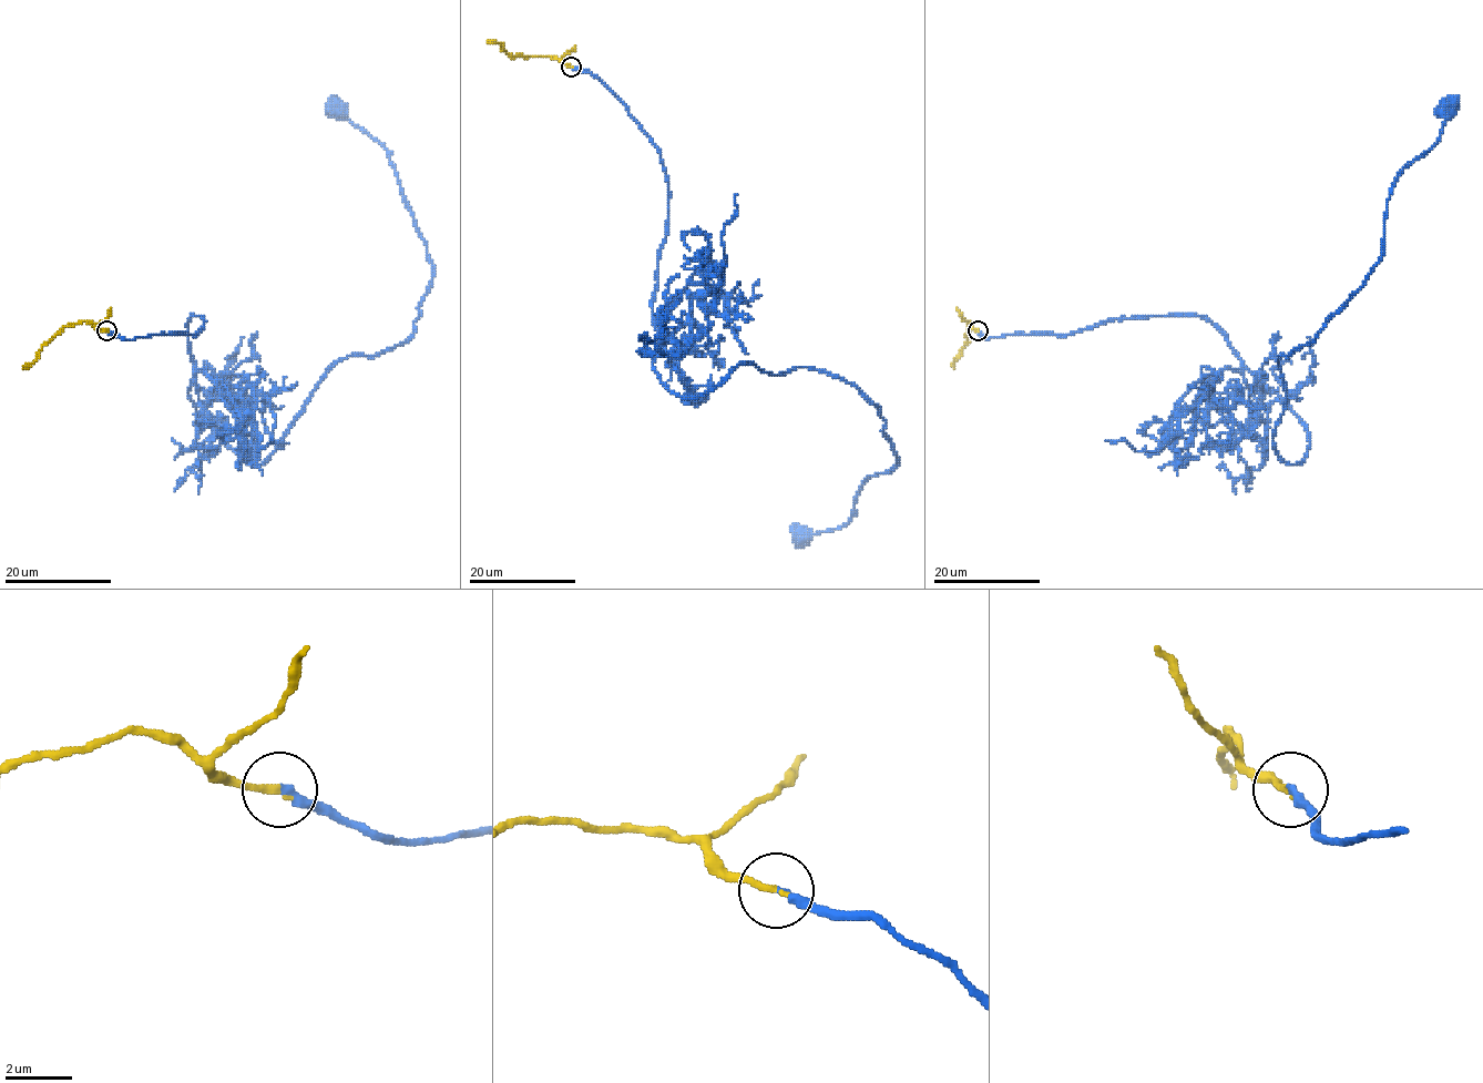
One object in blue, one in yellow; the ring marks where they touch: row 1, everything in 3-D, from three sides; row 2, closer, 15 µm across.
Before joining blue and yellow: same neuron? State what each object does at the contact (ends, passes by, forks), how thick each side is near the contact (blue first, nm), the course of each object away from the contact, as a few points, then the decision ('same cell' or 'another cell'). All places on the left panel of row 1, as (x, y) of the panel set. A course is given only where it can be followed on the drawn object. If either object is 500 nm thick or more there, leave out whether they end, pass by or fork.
blue ends | yellow ends | 240/200 nm | blue via (108, 330), (203, 317), (188, 397), (253, 463), (339, 360), (408, 339), (432, 263), (387, 152), (333, 108) | yellow via (108, 330), (87, 322), (68, 324), (22, 368) | same cell

